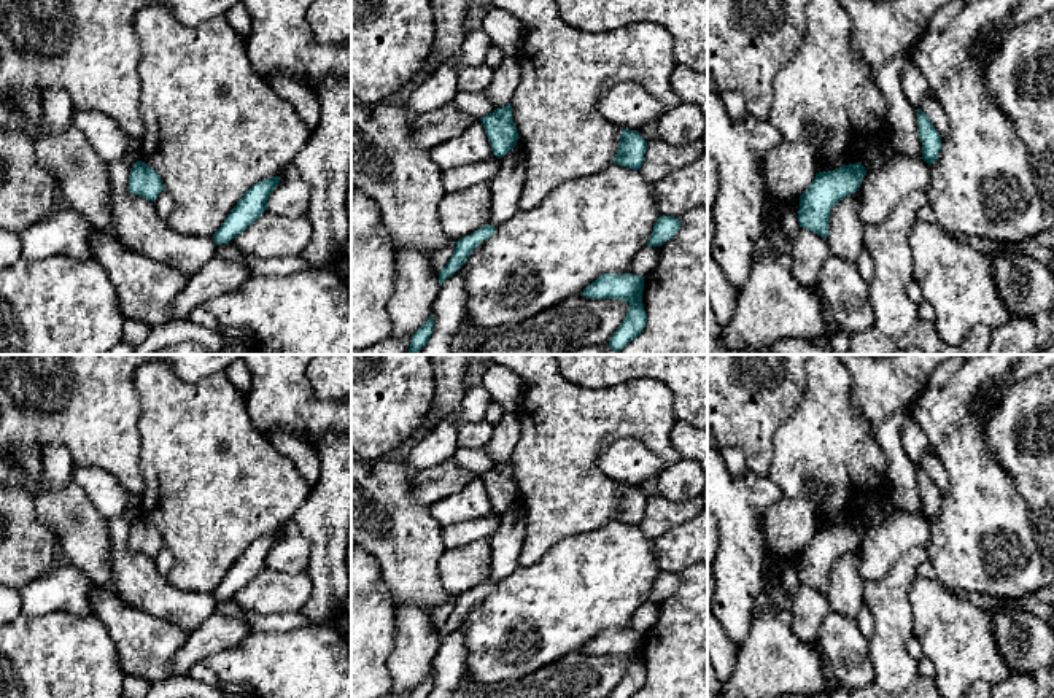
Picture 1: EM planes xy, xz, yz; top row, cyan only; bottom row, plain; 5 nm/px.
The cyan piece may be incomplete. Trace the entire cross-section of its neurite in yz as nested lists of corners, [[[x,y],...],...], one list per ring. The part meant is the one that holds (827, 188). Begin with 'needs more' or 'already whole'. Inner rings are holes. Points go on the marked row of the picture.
already whole; [[[862,162],[816,173],[812,183],[800,196],[800,227],[827,238],[831,208],[857,192],[865,175]]]

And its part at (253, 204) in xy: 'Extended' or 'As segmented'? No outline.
As segmented

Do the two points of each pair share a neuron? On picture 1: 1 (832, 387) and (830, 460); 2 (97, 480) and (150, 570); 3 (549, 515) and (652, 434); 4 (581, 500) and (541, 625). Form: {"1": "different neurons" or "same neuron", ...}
{"1": "same neuron", "2": "same neuron", "3": "same neuron", "4": "different neurons"}

